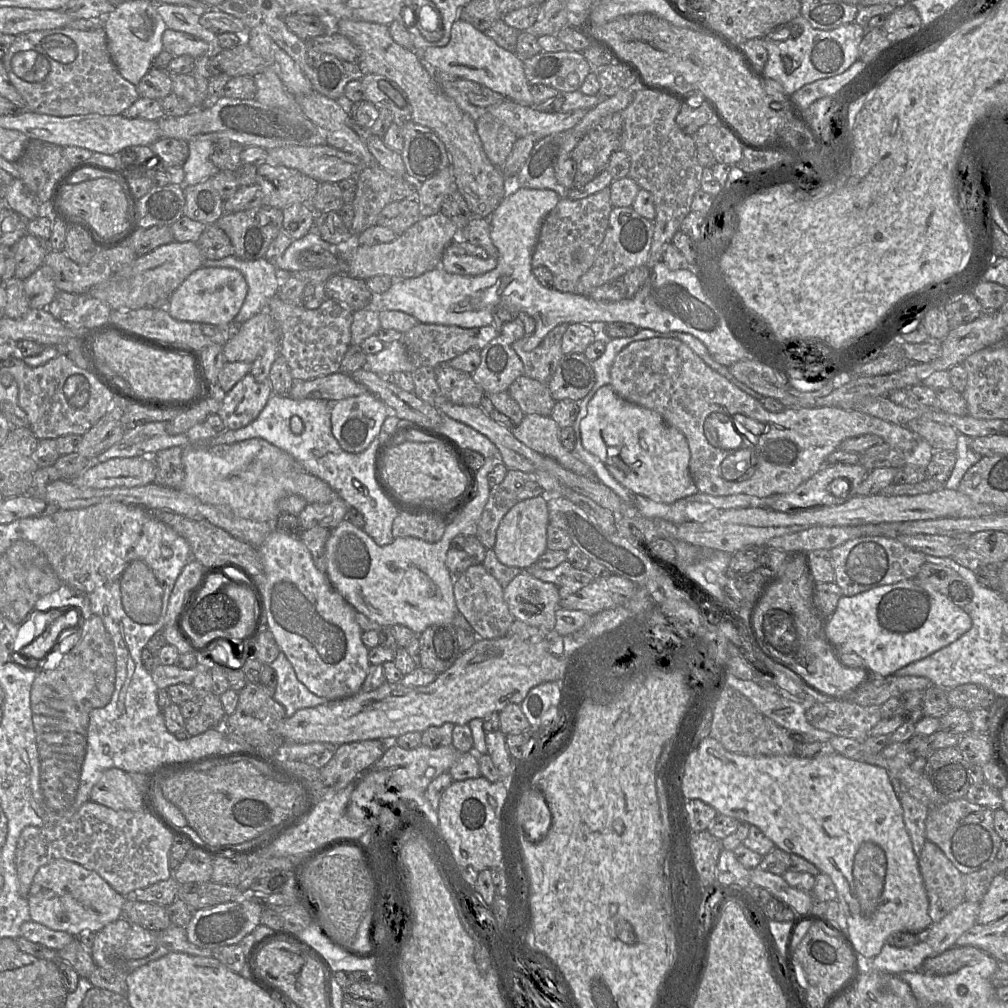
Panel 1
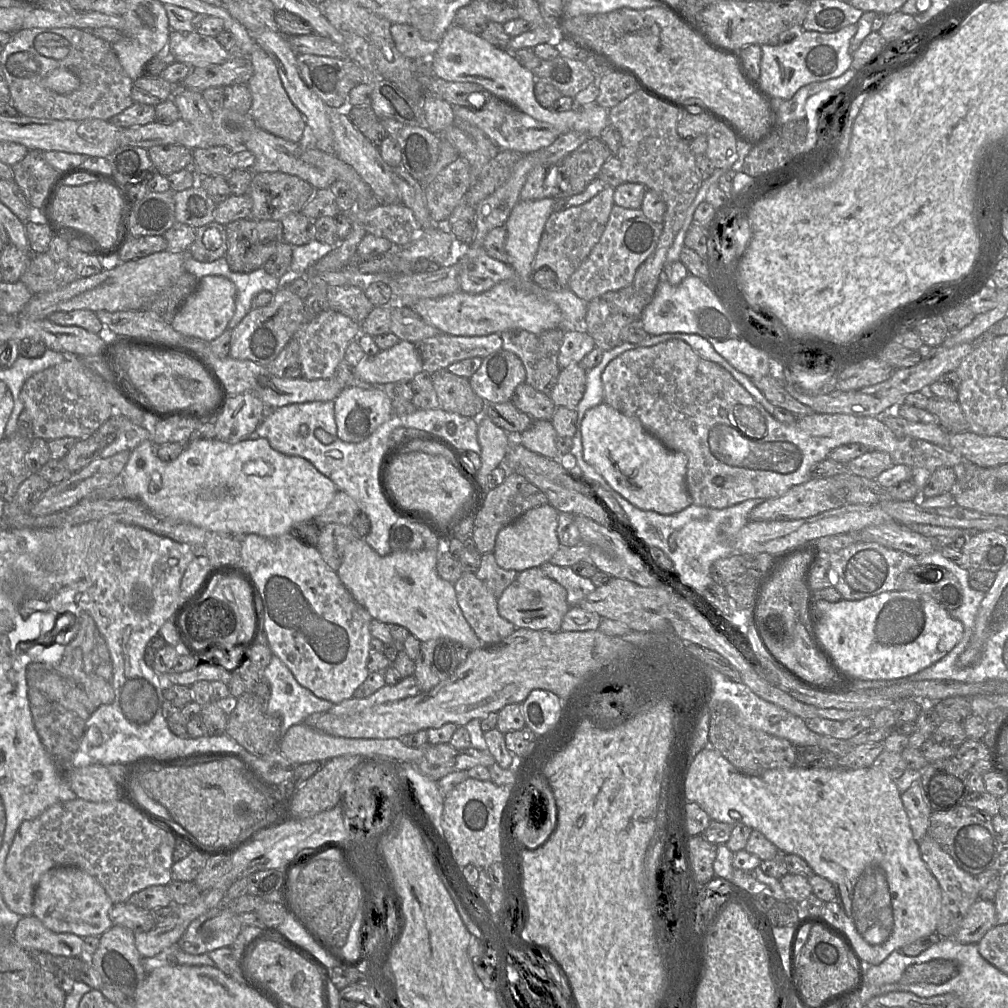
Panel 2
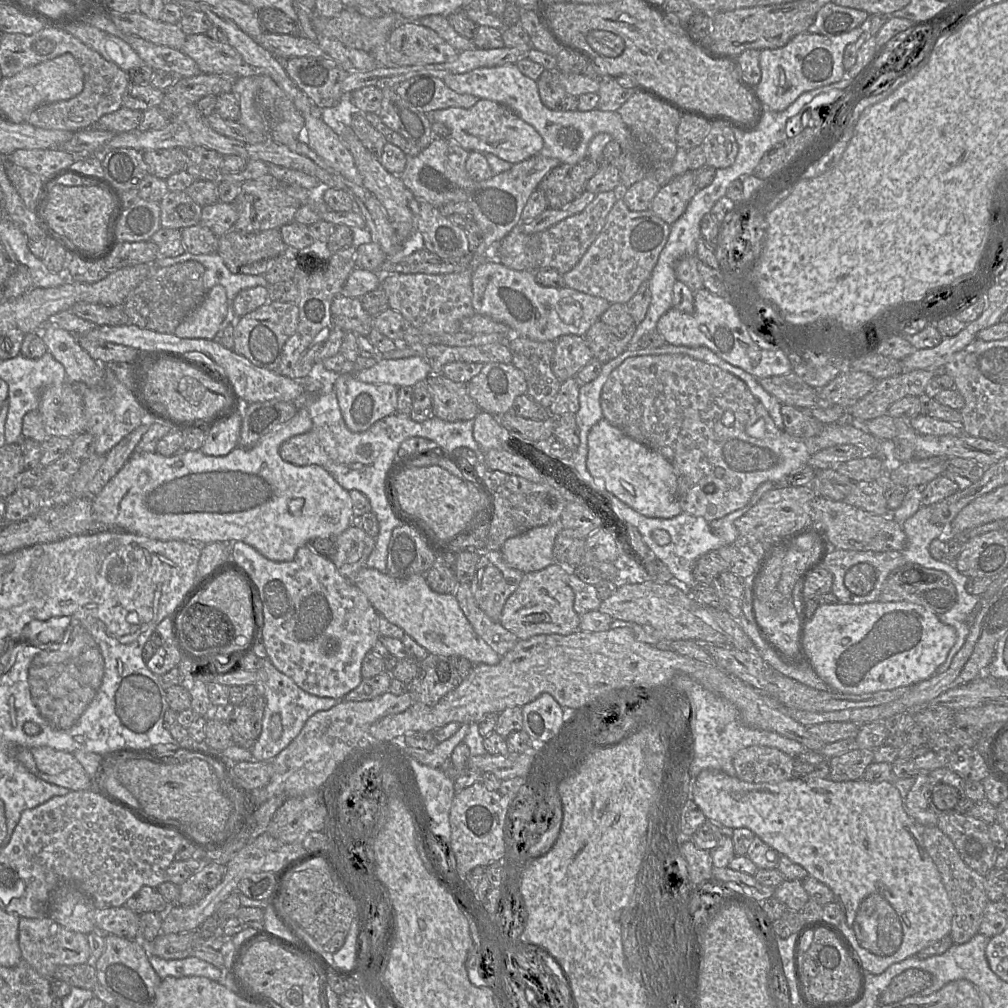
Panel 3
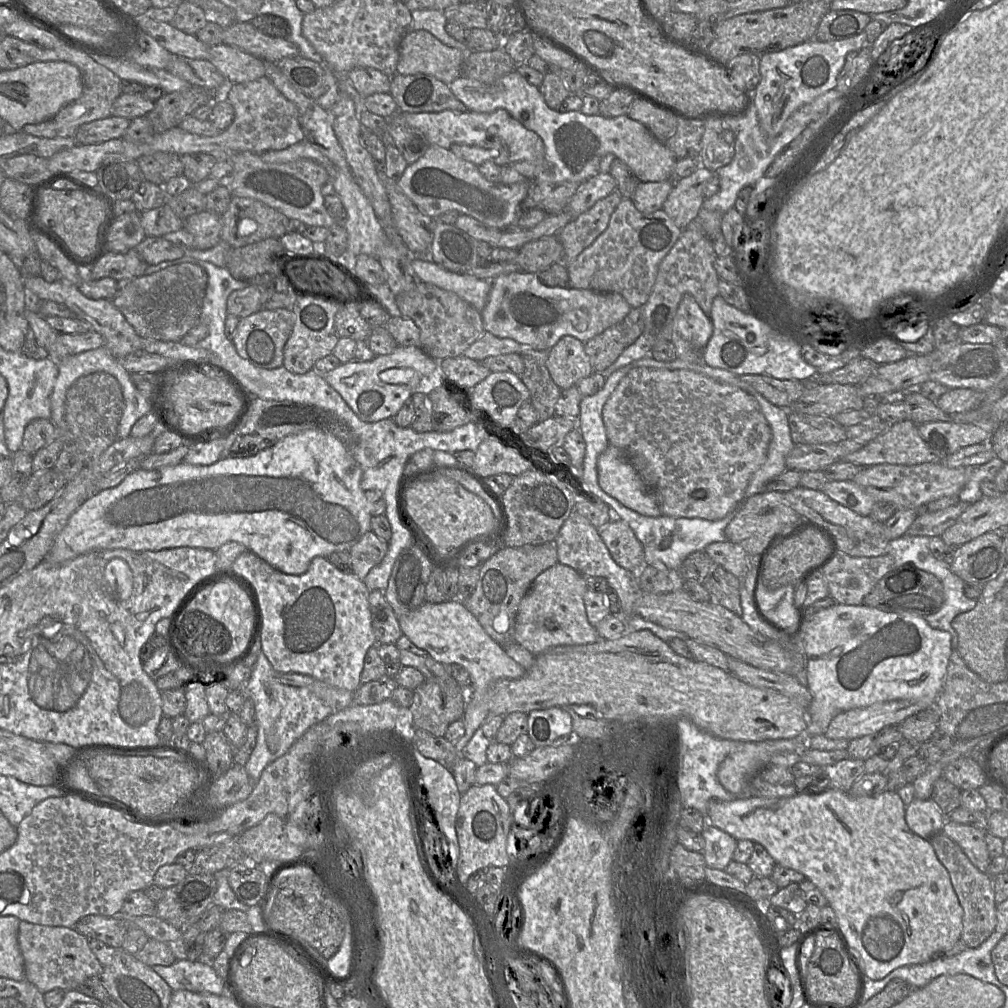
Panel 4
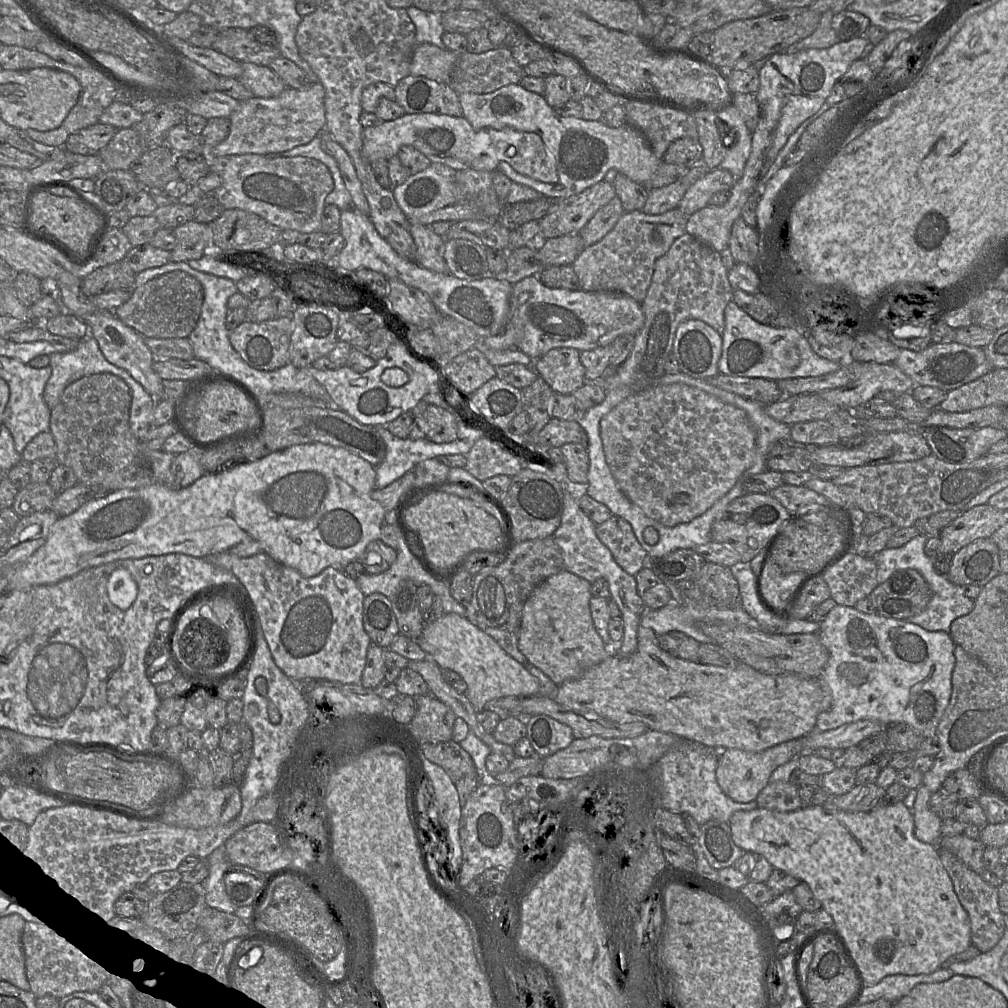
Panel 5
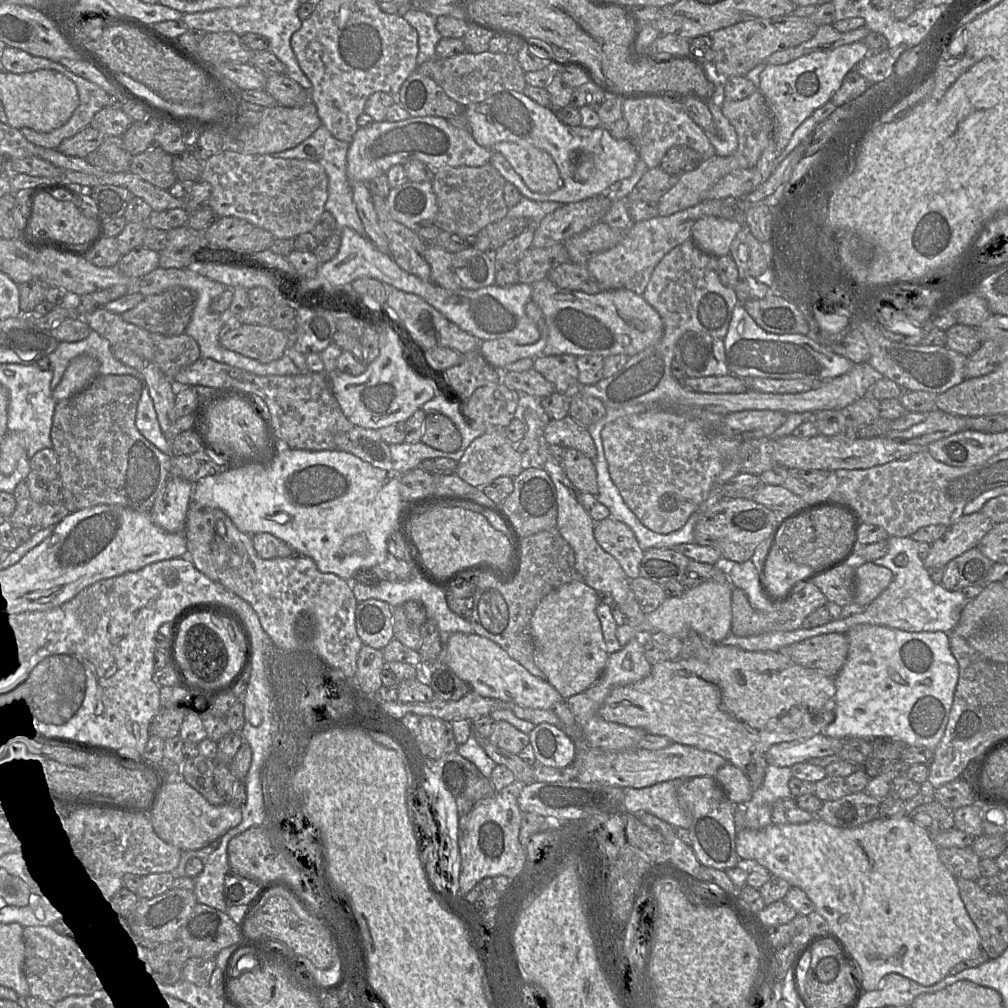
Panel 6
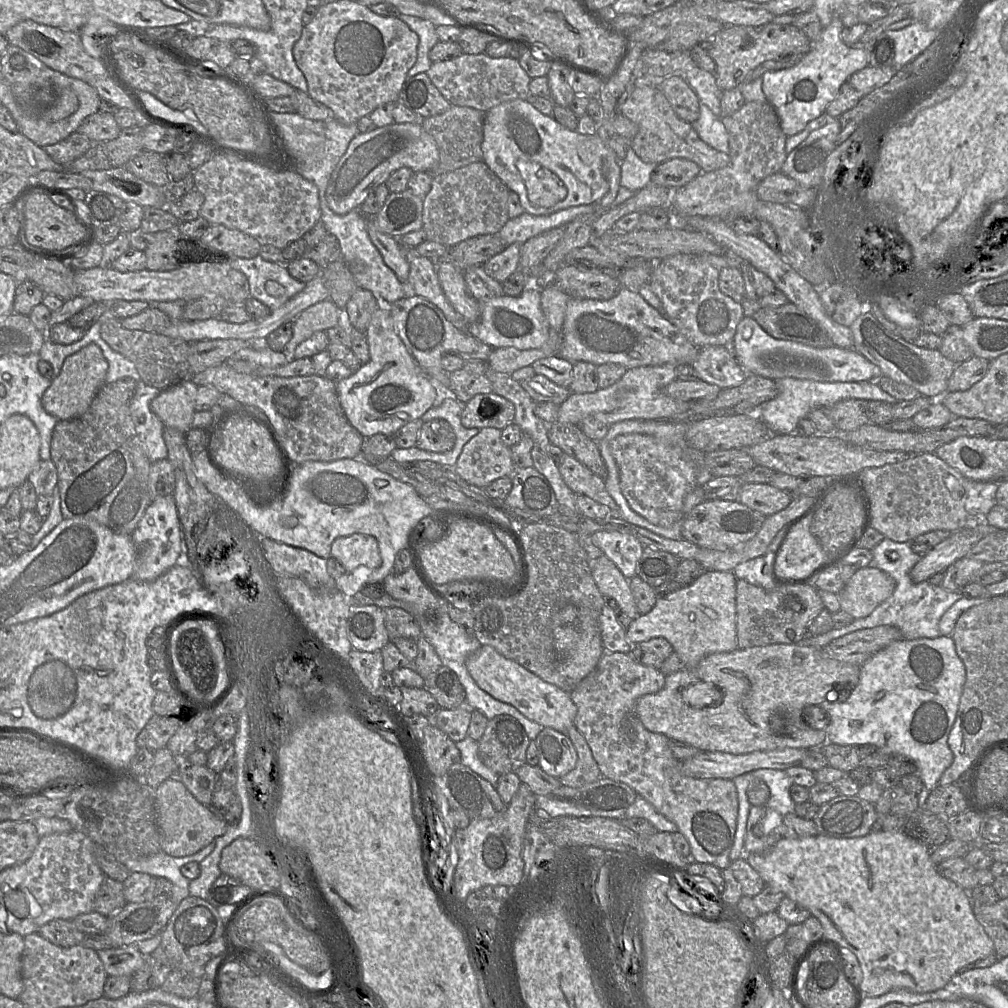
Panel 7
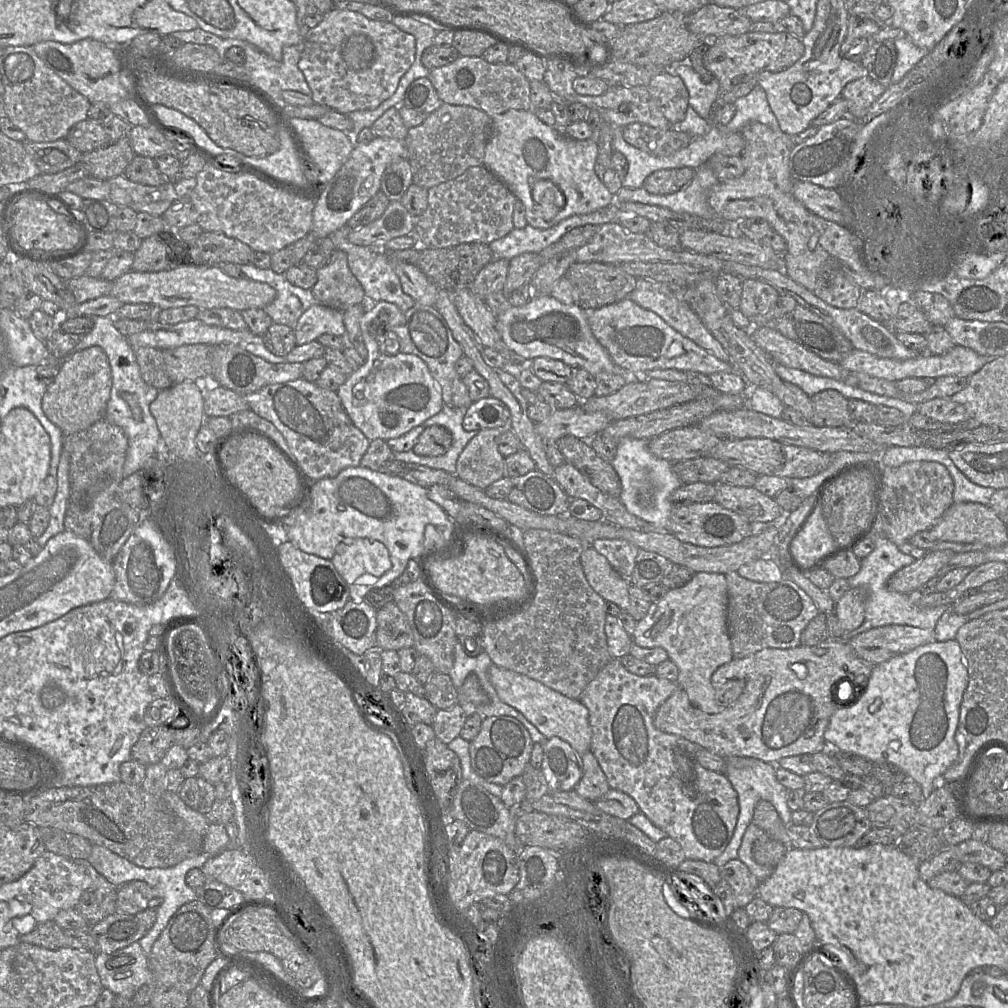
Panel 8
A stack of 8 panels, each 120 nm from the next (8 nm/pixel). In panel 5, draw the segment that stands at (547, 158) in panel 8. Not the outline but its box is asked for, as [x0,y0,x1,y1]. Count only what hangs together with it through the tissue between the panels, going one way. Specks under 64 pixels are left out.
[458,84,662,201]

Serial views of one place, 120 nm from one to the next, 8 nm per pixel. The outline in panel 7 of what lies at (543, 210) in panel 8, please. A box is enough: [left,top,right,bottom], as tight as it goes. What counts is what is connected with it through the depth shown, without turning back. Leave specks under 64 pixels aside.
[517,162,567,207]

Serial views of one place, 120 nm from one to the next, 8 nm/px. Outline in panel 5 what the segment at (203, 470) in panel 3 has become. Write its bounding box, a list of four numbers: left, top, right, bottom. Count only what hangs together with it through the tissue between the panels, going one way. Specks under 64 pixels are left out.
[6,442,387,591]

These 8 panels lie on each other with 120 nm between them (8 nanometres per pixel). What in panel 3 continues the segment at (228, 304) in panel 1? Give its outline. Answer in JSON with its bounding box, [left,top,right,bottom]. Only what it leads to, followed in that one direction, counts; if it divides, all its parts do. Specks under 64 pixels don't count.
[174,285,227,340]

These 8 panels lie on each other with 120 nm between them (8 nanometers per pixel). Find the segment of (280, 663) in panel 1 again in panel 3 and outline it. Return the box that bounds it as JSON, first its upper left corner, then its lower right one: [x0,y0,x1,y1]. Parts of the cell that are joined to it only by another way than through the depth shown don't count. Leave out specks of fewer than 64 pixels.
[249,658,341,761]

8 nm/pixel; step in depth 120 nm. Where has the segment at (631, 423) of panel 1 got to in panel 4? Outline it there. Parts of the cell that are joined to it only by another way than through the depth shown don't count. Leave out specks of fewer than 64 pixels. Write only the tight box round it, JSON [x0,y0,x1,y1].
[597,445,661,516]

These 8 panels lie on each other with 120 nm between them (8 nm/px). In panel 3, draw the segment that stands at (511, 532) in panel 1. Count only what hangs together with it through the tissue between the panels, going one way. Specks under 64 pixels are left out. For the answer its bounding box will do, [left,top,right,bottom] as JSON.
[500,519,560,574]

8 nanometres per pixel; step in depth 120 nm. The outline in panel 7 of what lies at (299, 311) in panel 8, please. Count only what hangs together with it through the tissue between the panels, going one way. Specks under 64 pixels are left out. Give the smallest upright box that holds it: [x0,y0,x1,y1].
[226,254,306,311]

